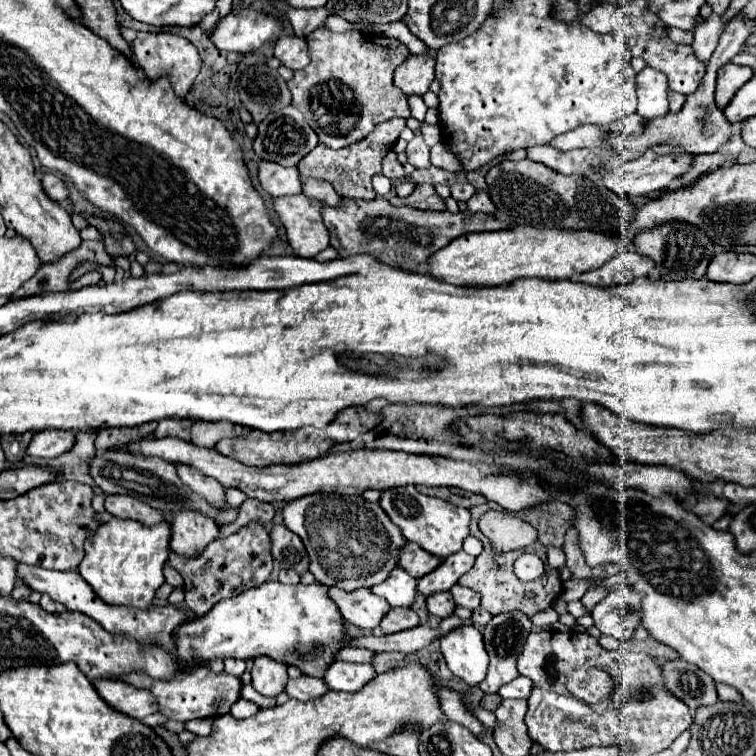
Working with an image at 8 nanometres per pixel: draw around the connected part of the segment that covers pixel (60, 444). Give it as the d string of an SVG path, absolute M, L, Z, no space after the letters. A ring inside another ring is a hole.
M43 430L37 432L27 448L27 456L37 458L57 458L65 450L75 444L73 432L57 432L57 430Z

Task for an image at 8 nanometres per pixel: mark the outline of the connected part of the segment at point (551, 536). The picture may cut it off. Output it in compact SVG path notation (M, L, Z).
M549 500L545 504L537 504L533 508L521 510L521 512L511 512L515 516L519 516L521 520L529 522L531 526L539 528L539 540L543 542L545 550L549 546L561 546L563 544L563 536L567 532L567 520L573 518L573 510L559 502L559 500Z

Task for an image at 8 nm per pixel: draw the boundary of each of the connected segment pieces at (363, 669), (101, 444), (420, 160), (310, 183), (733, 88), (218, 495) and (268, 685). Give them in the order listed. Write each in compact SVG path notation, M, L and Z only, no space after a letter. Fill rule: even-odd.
M333 662L323 676L323 682L329 690L357 692L375 676L373 666L367 664L351 664L351 662Z
M145 422L137 428L101 428L97 432L97 440L95 440L95 448L97 452L115 448L115 446L123 446L131 440L139 440L143 436L153 434L153 430L157 428L157 422Z
M415 136L409 144L407 144L407 162L413 164L419 170L427 170L431 168L431 154L429 154L429 146L423 142L423 136Z
M303 178L303 194L321 200L327 206L337 206L341 202L341 194L329 184L327 180L313 180L313 178Z
M725 64L725 68L719 68L717 72L717 90L715 90L715 102L717 108L725 108L729 100L735 96L735 92L753 76L753 70L747 66L737 64Z
M177 464L177 474L193 492L201 494L209 504L213 504L213 508L227 506L225 488L221 488L221 484L217 484L217 480L213 480L213 478L201 474L199 470L189 468L185 464Z
M267 656L255 658L253 670L253 688L263 696L277 696L283 692L283 686L287 682L287 664L281 664L277 660L267 660Z

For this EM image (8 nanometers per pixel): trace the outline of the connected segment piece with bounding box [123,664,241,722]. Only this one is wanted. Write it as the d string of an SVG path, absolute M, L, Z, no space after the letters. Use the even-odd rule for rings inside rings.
M201 664L193 670L185 670L173 680L155 680L145 674L129 674L129 676L123 676L123 680L137 688L147 688L149 692L153 692L159 702L159 712L165 714L169 720L179 720L179 722L189 722L195 718L223 716L239 700L239 692L241 692L239 678L235 678L227 672L213 674L207 664Z

